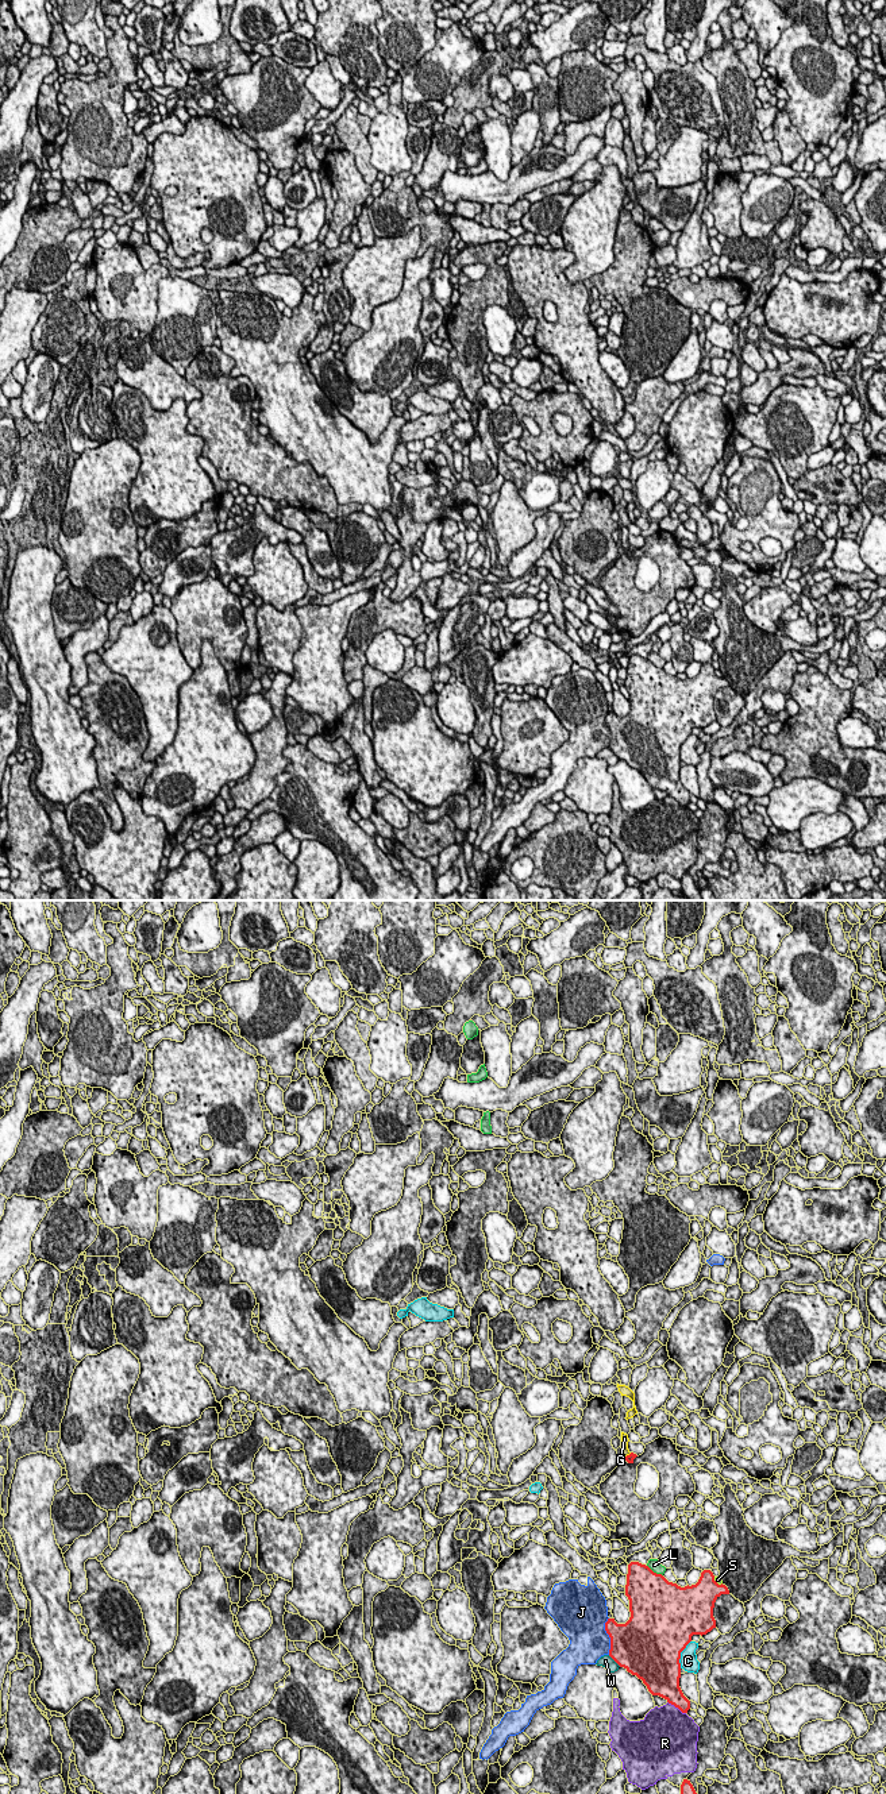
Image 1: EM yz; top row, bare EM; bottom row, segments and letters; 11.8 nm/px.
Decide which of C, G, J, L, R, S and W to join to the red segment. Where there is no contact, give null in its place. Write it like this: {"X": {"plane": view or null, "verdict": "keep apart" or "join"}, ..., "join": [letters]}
{"C": {"plane": "yz", "verdict": "keep apart"}, "G": {"plane": "yz", "verdict": "keep apart"}, "J": {"plane": "yz", "verdict": "keep apart"}, "L": {"plane": "yz", "verdict": "keep apart"}, "R": {"plane": "yz", "verdict": "keep apart"}, "S": {"plane": "yz", "verdict": "keep apart"}, "W": {"plane": "yz", "verdict": "keep apart"}, "join": []}

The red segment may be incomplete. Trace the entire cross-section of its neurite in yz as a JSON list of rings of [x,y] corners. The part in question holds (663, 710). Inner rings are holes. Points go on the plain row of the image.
[[[631,655],[625,678],[631,710],[625,717],[617,717],[615,711],[605,715],[605,724],[610,730],[609,749],[642,772],[652,788],[659,788],[682,806],[687,806],[690,794],[679,780],[681,745],[692,734],[693,728],[702,729],[716,721],[713,701],[721,687],[729,687],[729,683],[714,674],[710,663],[704,663],[696,678],[681,680],[648,659]]]

